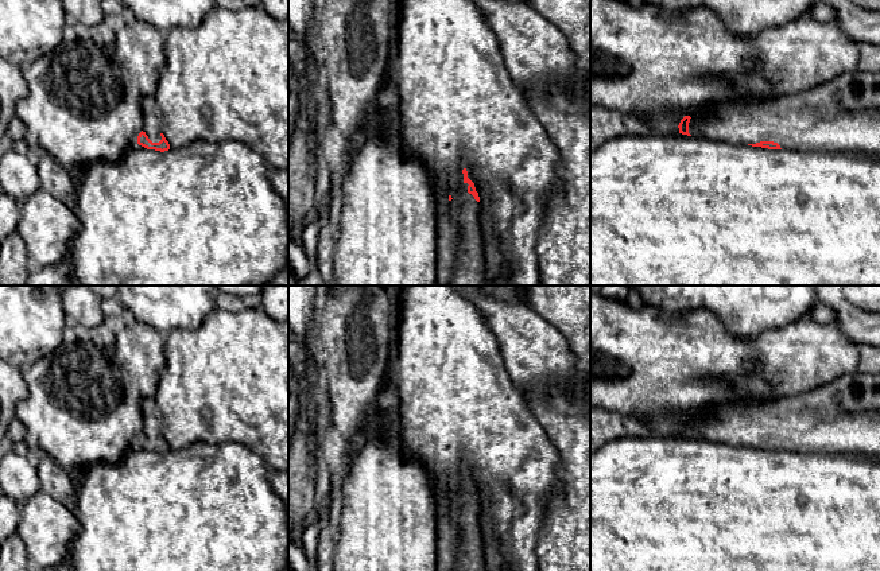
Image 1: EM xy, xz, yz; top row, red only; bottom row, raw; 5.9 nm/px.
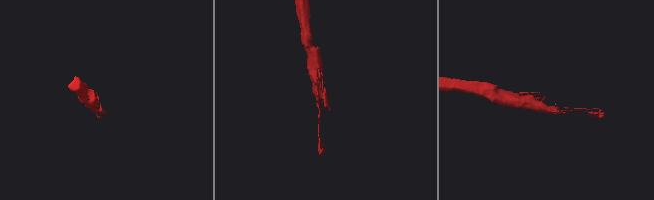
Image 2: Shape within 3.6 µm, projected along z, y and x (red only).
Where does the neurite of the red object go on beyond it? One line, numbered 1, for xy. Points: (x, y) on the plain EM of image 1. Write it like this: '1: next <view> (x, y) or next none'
1: next xy (151, 414)

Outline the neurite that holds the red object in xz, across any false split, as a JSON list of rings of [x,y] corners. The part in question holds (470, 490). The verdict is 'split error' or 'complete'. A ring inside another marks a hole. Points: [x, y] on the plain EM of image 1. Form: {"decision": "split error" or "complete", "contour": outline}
{"decision": "split error", "contour": [[[466,470],[462,471],[464,488],[449,497],[455,501],[453,521],[455,564],[454,571],[485,571],[484,548],[480,527],[480,498],[474,485],[468,479]]]}

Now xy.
{"decision": "split error", "contour": [[[143,397],[143,431],[137,438],[137,446],[155,452],[168,452],[170,446],[162,435],[162,412],[154,397]]]}

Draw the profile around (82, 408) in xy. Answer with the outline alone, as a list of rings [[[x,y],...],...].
[[[89,339],[62,343],[54,353],[22,368],[28,396],[16,405],[16,417],[30,442],[67,471],[94,463],[116,463],[136,446],[143,431],[142,396],[111,353]]]

